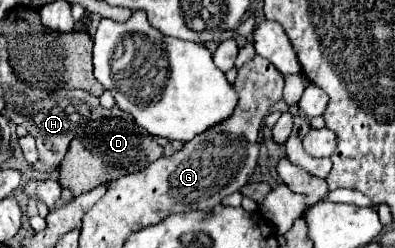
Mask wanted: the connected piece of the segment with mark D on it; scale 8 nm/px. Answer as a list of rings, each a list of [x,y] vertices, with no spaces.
[[[104,117],[90,121],[84,127],[84,133],[72,139],[70,149],[60,165],[58,181],[74,195],[82,195],[98,185],[106,185],[118,179],[120,175],[138,173],[162,155],[164,147],[142,127],[138,127],[130,117]]]

